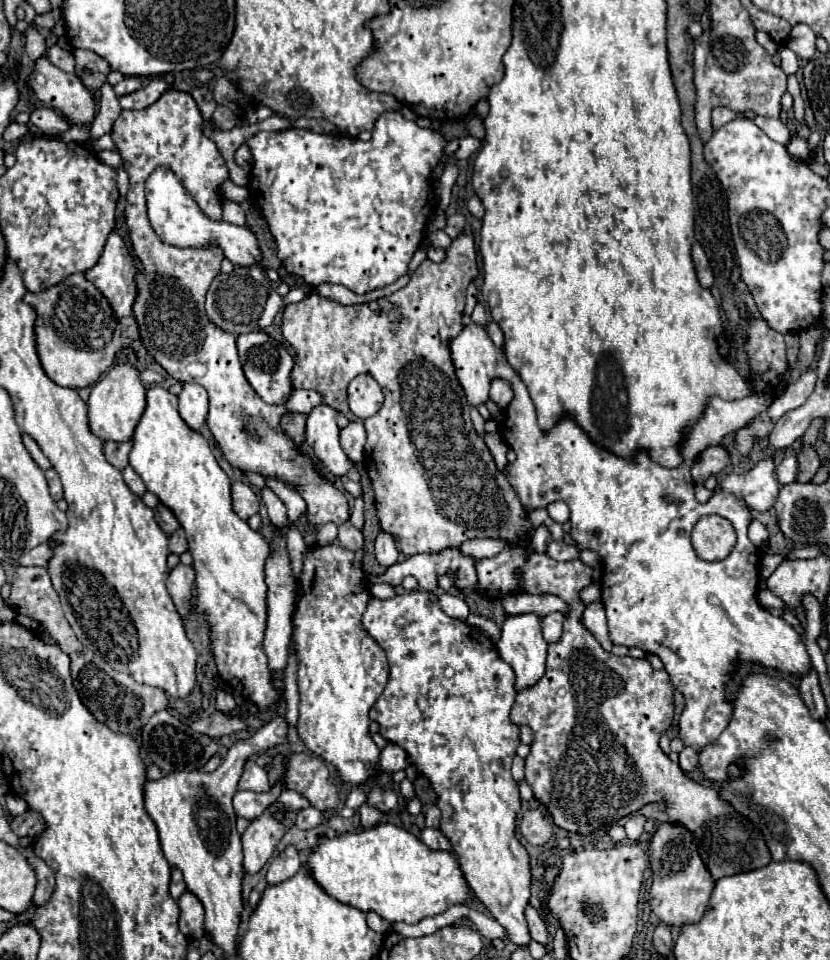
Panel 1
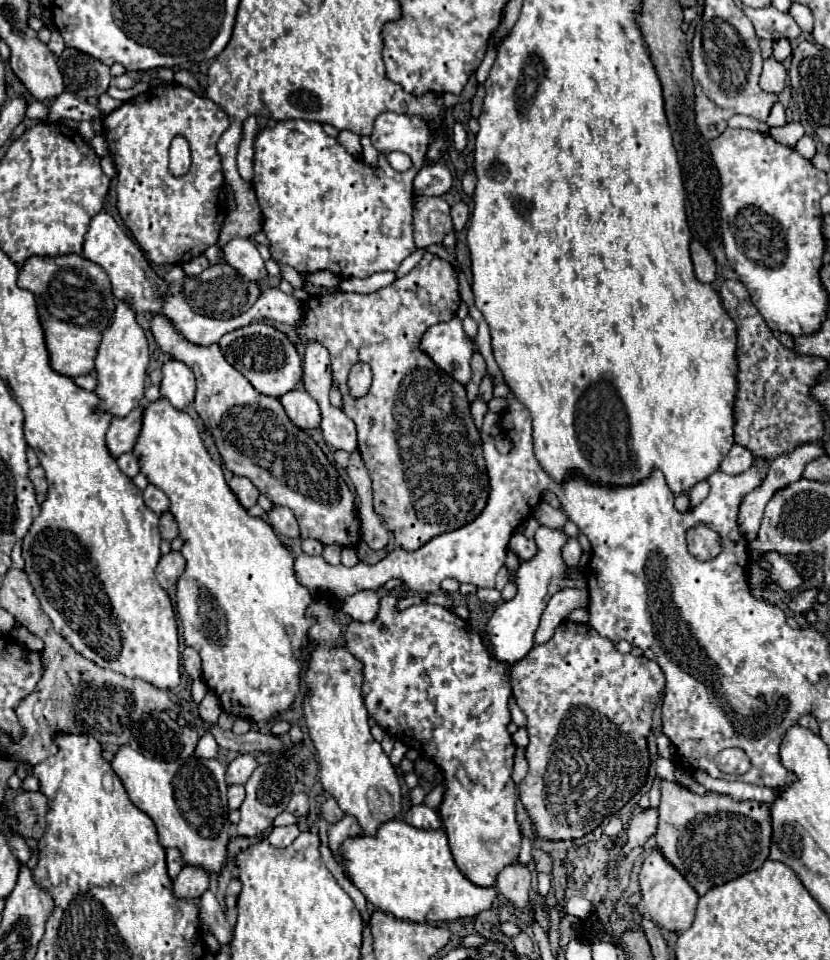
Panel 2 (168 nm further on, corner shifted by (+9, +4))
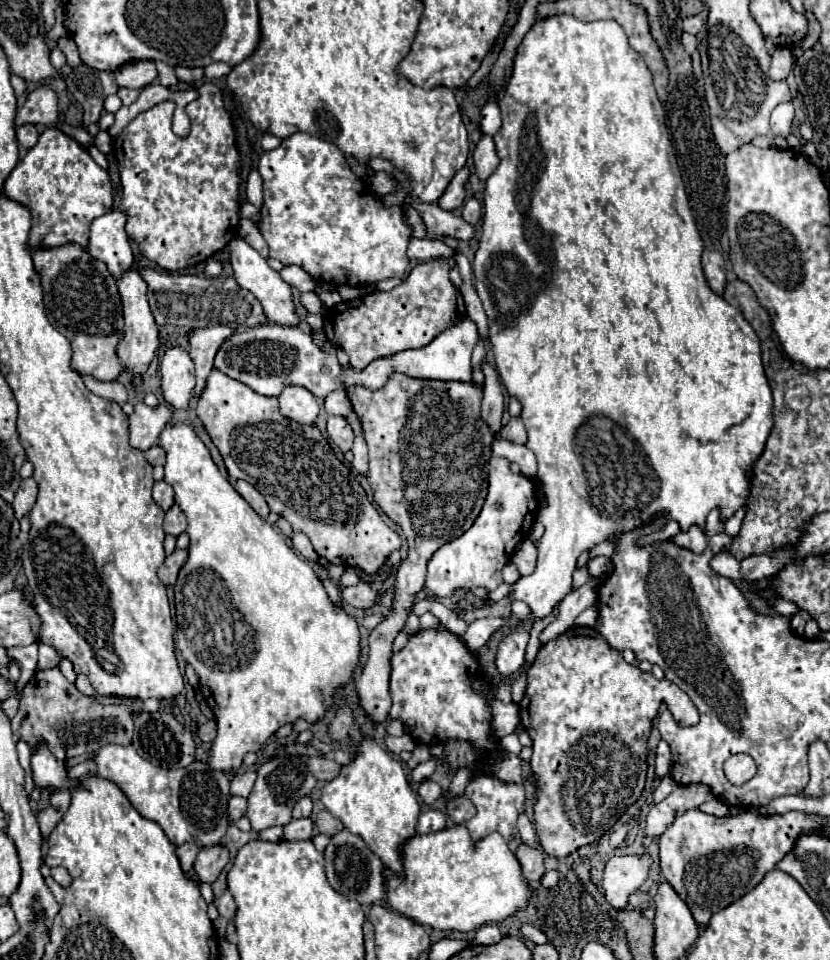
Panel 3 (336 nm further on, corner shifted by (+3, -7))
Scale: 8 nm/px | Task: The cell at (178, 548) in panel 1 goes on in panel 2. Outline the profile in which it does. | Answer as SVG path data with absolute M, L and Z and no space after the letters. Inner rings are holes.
M163 512L159 516L159 532L161 532L161 538L165 538L169 542L177 536L177 522L171 512Z

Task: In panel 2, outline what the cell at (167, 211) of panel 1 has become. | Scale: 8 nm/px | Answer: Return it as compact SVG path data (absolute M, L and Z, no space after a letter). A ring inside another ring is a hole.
M245 238L231 240L225 246L225 262L251 282L267 284L267 280L269 280L265 262L259 256L259 250L251 240L245 240Z

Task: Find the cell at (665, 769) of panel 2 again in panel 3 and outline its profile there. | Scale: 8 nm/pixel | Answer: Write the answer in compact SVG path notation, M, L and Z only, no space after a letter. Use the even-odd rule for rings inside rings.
M711 799L711 803L703 803L703 807L699 807L703 813L709 813L709 815L719 815L719 817L723 817L723 815L729 815L727 813L727 807L725 805L721 805L717 799Z

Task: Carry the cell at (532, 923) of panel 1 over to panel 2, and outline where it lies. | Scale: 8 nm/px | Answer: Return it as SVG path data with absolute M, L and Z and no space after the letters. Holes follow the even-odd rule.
M519 862L505 866L497 876L499 892L517 908L523 908L527 904L529 886L531 886L531 870L529 866L523 866Z

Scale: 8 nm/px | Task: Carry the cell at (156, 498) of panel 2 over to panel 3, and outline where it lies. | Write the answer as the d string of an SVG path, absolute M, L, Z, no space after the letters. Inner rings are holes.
M157 481L153 485L153 499L163 511L169 511L173 505L173 489L165 481Z

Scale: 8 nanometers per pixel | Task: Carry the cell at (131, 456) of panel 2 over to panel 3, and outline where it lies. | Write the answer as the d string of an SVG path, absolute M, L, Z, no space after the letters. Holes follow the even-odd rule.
M151 447L149 451L145 451L145 459L151 467L155 465L163 465L165 463L165 451L161 447Z

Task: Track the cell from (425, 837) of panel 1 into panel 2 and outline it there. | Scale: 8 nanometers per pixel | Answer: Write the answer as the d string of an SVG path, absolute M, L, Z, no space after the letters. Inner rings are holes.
M425 804L413 806L407 814L405 814L405 822L415 826L415 828L425 828L425 830L435 830L441 828L441 820L437 816L437 812Z

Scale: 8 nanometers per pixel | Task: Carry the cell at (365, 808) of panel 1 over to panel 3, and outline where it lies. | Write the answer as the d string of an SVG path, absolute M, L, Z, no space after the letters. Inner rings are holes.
M343 829L331 837L331 847L325 849L325 871L331 887L343 893L347 899L355 899L361 905L371 905L385 897L381 859L367 847L367 843L359 835L353 835L349 829Z

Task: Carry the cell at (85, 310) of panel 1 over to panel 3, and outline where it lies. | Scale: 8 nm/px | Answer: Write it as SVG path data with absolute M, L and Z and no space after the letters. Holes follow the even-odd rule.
M79 245L35 249L33 265L41 277L47 319L71 341L71 369L79 375L113 381L123 373L123 367L115 357L115 345L123 337L123 311L117 281L107 271L107 265L93 259Z

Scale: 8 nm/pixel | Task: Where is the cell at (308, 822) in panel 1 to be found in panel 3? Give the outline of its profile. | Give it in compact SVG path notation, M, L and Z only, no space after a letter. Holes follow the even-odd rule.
M303 797L295 803L295 809L293 809L293 819L301 819L301 817L309 817L311 815L311 799L309 797Z

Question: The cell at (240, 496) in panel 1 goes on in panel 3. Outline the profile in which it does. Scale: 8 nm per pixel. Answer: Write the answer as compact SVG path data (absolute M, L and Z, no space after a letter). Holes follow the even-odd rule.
M237 481L237 483L235 483L235 491L253 507L253 511L255 511L257 515L261 515L261 517L267 517L267 515L269 515L269 507L267 507L265 499L261 497L261 493L259 493L253 485L249 485L249 483L245 483L245 481Z

